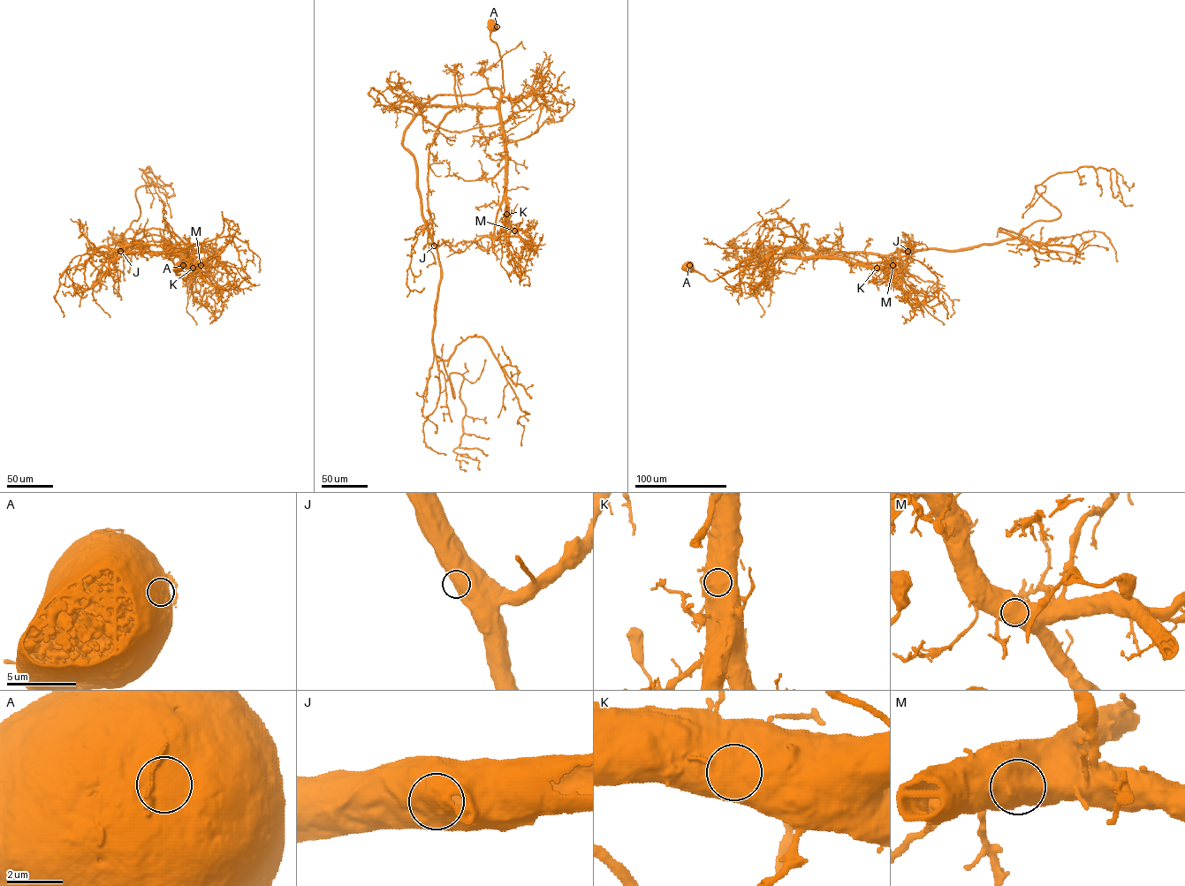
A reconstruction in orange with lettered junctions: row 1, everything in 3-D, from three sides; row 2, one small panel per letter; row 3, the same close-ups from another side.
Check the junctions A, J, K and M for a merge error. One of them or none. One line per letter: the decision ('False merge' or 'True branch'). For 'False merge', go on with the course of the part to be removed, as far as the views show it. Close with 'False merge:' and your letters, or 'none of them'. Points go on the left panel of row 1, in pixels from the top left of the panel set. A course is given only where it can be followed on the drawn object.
A: True branch
J: True branch
K: True branch
M: True branch
False merge: none of them

